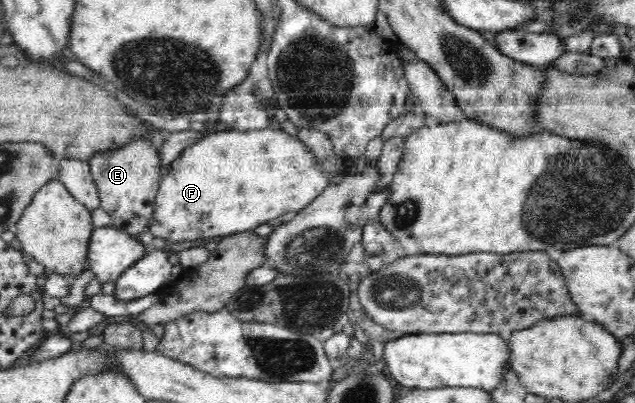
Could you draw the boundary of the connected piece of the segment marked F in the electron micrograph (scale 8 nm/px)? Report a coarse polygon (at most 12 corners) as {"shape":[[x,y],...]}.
{"shape":[[282,129],[170,163],[148,235],[195,241],[301,211],[333,175]]}

